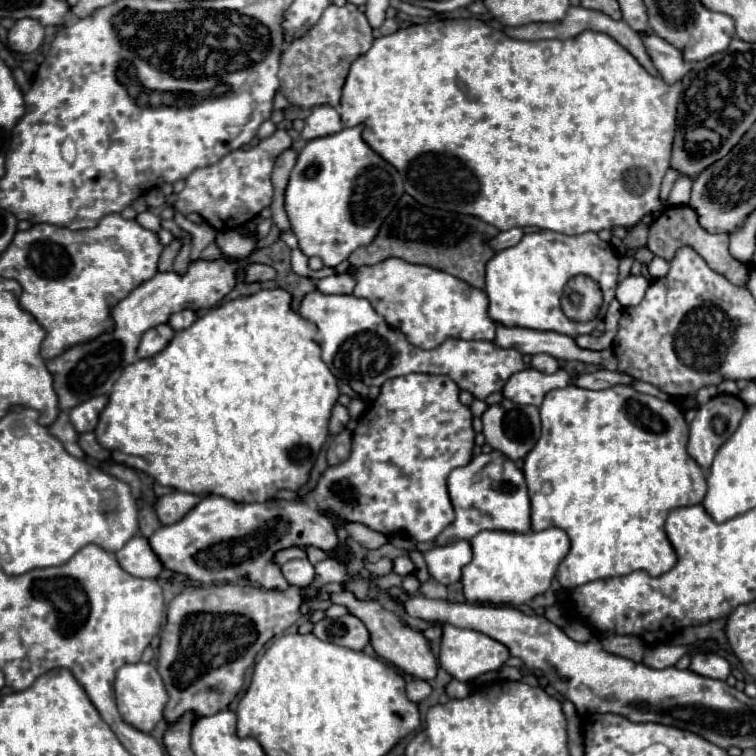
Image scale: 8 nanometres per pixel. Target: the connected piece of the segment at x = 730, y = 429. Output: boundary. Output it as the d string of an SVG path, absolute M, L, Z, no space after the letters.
M719 394L715 398L711 398L707 404L697 408L695 420L691 422L691 434L689 434L689 444L687 444L687 452L691 454L691 458L705 470L711 468L713 456L715 452L721 448L723 442L729 440L729 436L737 430L741 418L745 414L745 404L731 394Z

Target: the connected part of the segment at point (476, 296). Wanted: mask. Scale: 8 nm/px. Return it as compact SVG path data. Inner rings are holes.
M387 258L375 266L357 268L353 278L357 280L353 296L371 300L373 308L385 314L389 326L399 328L411 344L423 350L437 348L447 338L491 340L495 336L495 322L487 314L487 294L447 272ZM395 300L397 304L393 304Z

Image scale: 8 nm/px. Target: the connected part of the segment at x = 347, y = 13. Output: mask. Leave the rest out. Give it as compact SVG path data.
M331 4L321 20L301 38L291 40L283 54L281 54L281 68L279 68L279 90L285 98L301 108L313 108L319 104L337 106L341 100L341 90L349 72L351 62L365 54L373 44L371 26L365 14L355 4L335 6Z

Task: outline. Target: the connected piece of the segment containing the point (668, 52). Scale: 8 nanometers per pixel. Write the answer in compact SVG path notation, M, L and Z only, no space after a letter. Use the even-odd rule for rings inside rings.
M641 32L641 38L643 38L647 54L651 56L653 66L657 68L657 72L667 84L675 84L691 70L691 64L683 60L681 52L669 46L669 42L665 42L663 38L657 38L657 34Z

